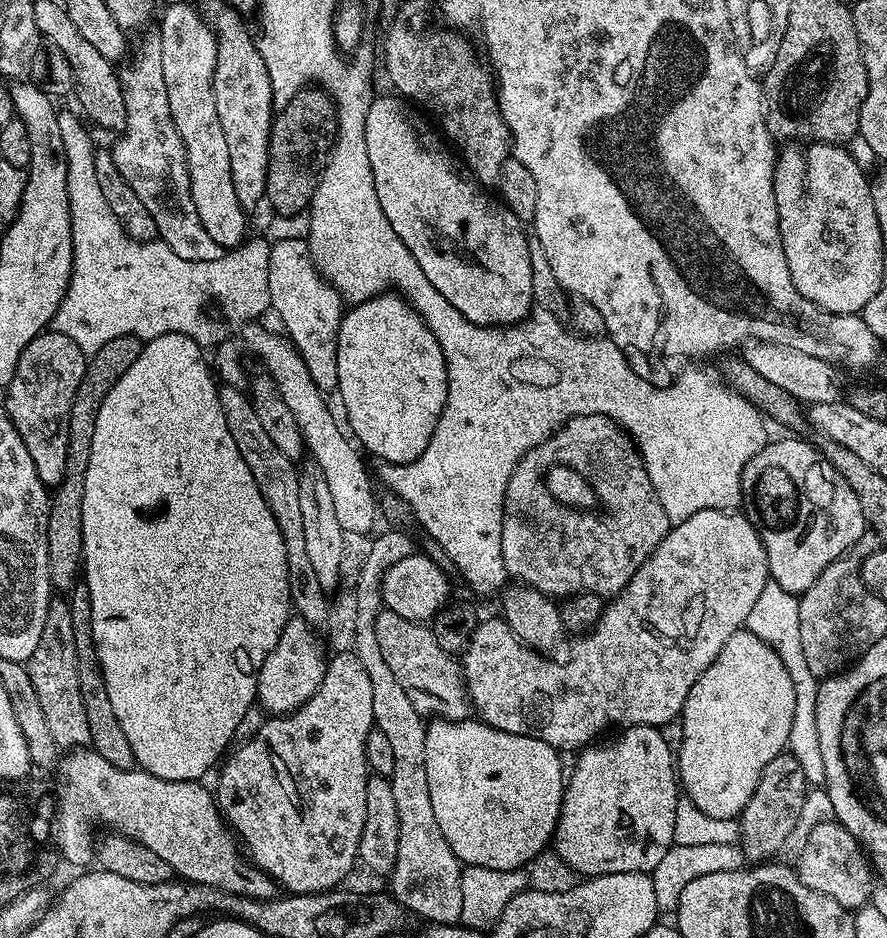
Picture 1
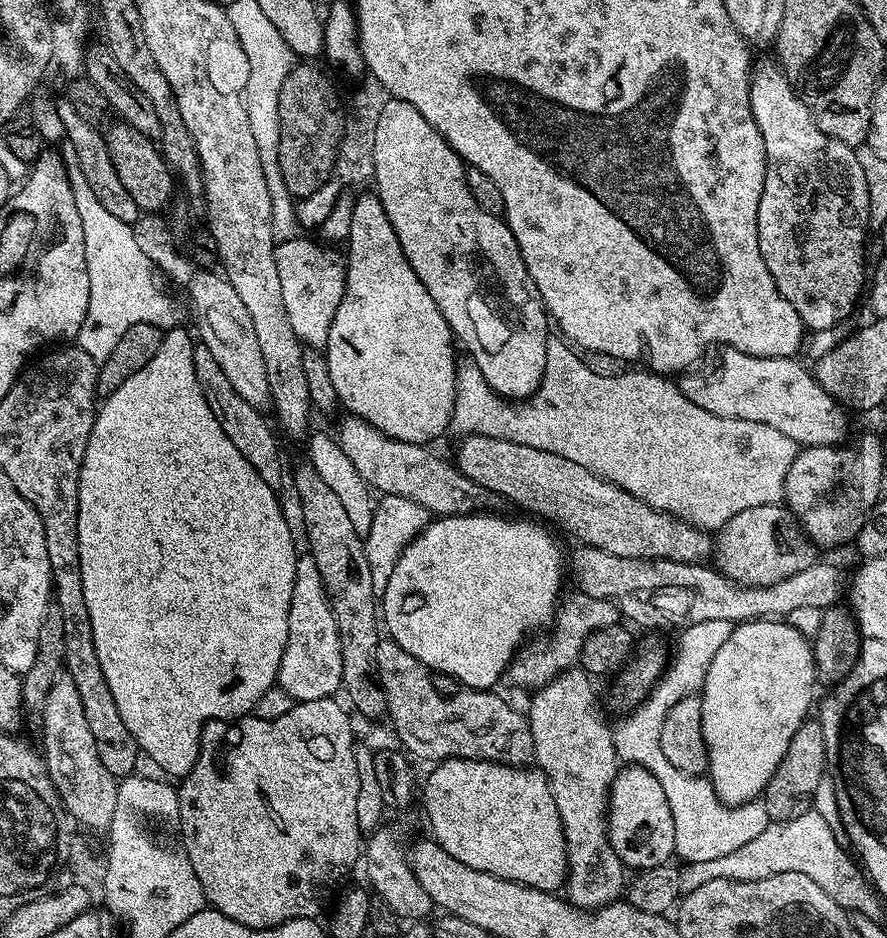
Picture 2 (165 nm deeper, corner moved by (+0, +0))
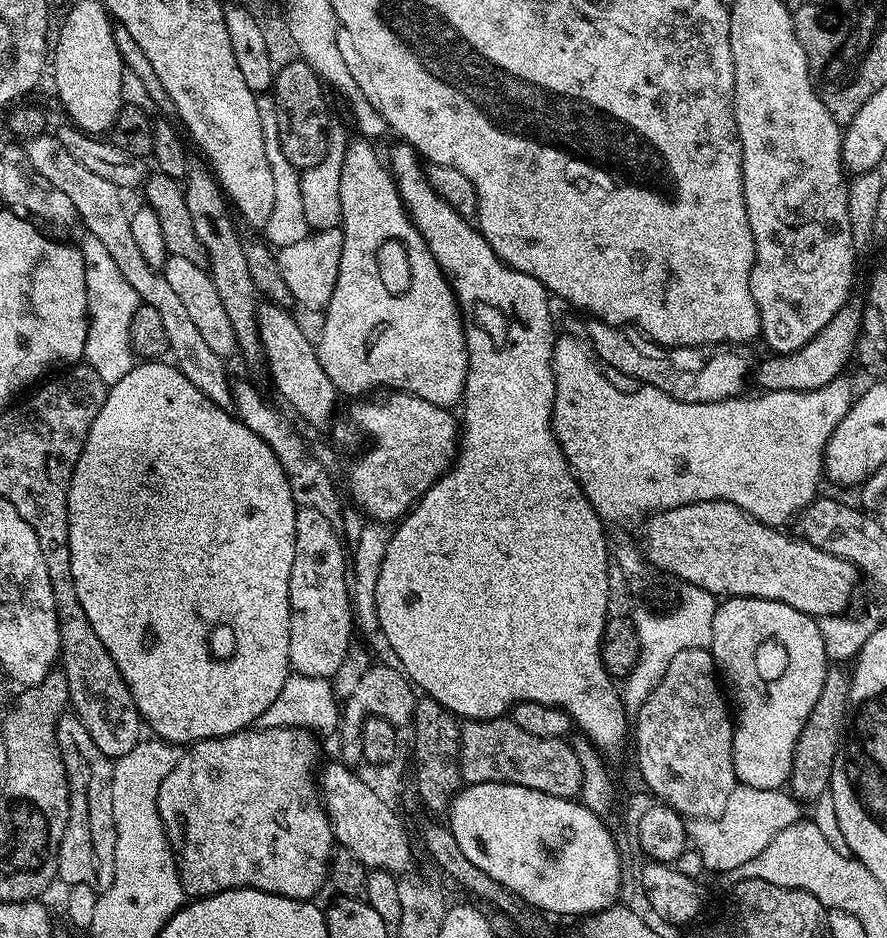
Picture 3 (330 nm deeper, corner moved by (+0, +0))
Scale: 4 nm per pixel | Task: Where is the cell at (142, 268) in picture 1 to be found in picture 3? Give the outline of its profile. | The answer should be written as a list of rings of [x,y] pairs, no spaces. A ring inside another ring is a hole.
[[[87,234],[81,236],[78,247],[86,270],[88,303],[88,333],[84,360],[98,373],[98,378],[102,378],[104,384],[111,386],[117,384],[134,366],[134,353],[130,346],[130,318],[134,318],[134,310],[141,303],[134,286],[126,282],[122,270],[118,270],[118,265],[106,250],[106,246],[102,246],[98,238]]]

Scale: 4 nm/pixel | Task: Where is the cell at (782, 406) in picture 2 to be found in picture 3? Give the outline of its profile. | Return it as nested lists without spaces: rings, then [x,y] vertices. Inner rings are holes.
[[[595,318],[589,319],[587,322],[589,323],[589,341],[587,340],[587,343],[590,345],[591,351],[598,357],[601,365],[609,364],[610,367],[617,368],[622,375],[629,376],[632,380],[640,380],[636,382],[641,385],[662,390],[678,402],[705,404],[706,402],[730,400],[739,397],[743,393],[740,391],[743,390],[744,383],[749,383],[750,364],[748,366],[747,362],[736,353],[739,351],[735,347],[726,344],[699,344],[696,348],[666,348],[654,340],[649,340],[638,328],[613,326]]]

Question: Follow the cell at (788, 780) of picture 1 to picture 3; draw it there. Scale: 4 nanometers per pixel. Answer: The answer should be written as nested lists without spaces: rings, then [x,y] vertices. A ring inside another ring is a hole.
[[[829,666],[826,678],[822,678],[822,691],[818,694],[818,702],[814,702],[814,710],[810,710],[810,718],[806,718],[806,726],[802,726],[802,734],[798,734],[792,769],[788,775],[786,788],[792,799],[797,802],[815,802],[822,793],[829,791],[834,758],[844,738],[851,685],[852,673],[844,666]]]

